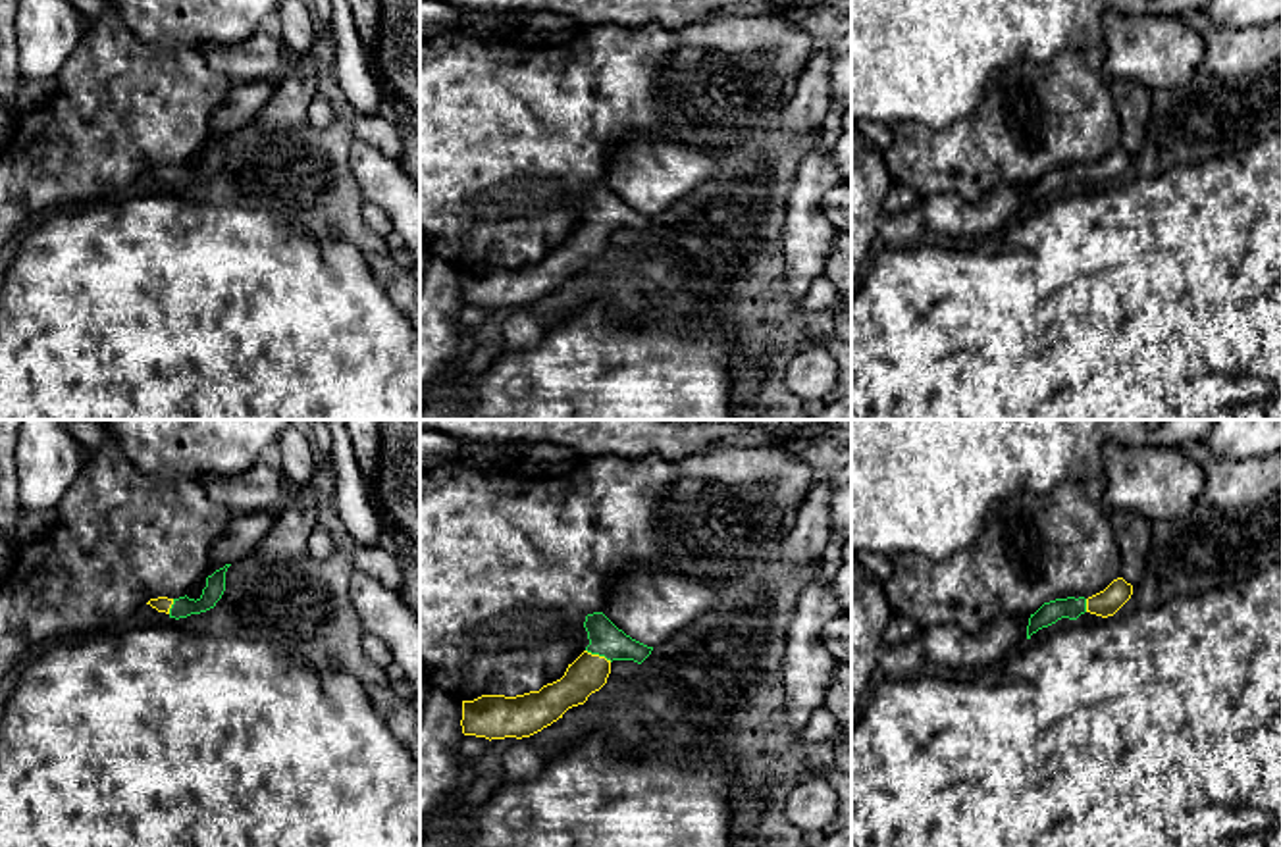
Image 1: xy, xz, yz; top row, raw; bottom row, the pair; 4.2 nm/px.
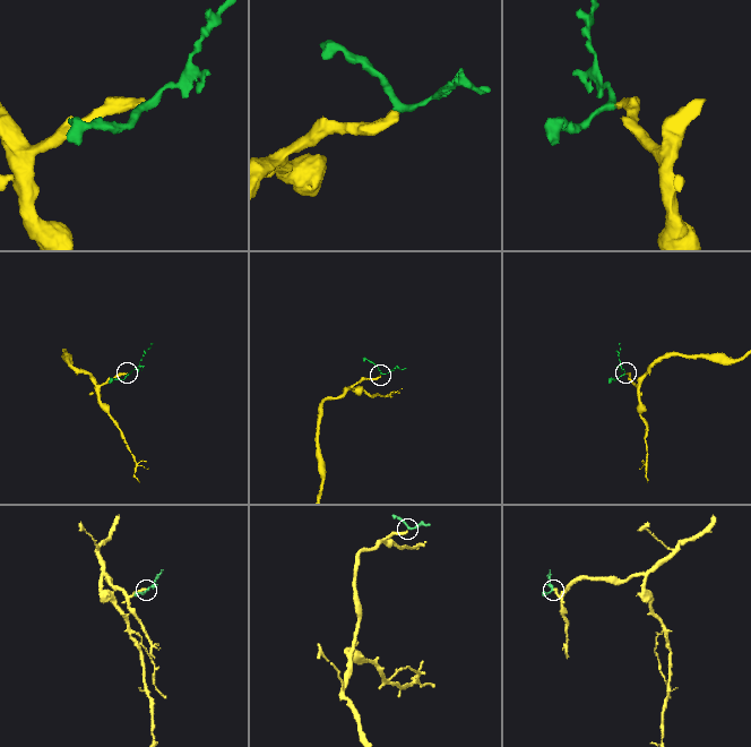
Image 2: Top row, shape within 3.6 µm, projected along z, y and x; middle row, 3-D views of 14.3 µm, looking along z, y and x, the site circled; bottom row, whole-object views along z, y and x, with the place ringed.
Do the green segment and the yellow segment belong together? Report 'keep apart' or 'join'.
join

